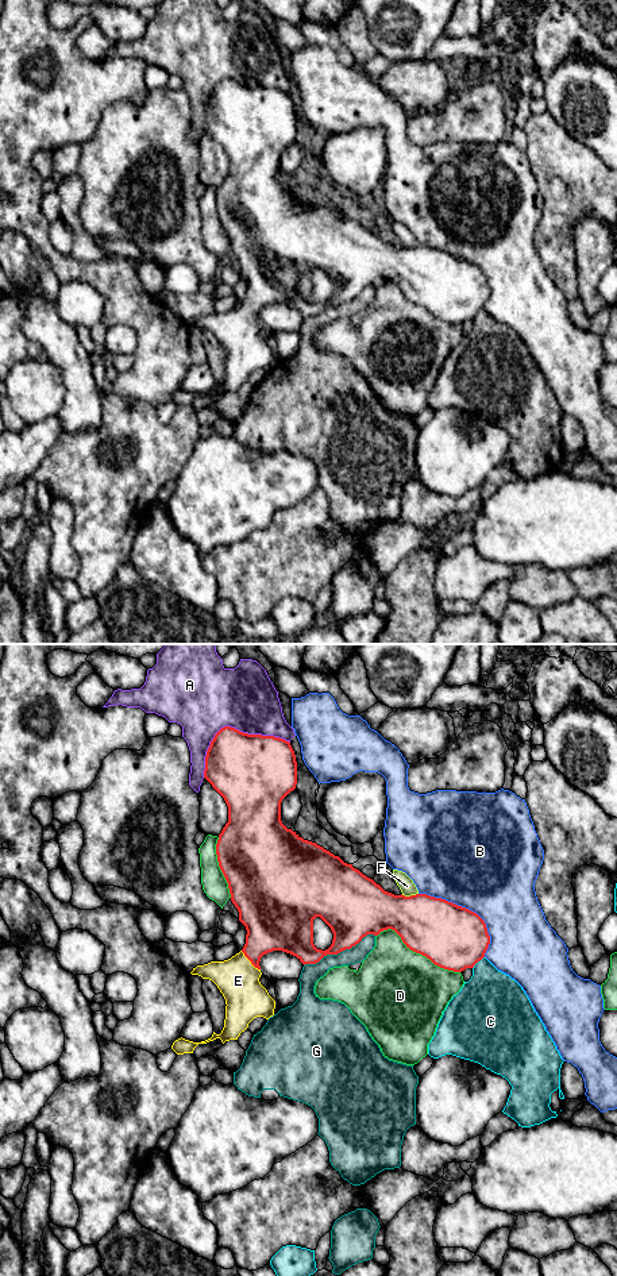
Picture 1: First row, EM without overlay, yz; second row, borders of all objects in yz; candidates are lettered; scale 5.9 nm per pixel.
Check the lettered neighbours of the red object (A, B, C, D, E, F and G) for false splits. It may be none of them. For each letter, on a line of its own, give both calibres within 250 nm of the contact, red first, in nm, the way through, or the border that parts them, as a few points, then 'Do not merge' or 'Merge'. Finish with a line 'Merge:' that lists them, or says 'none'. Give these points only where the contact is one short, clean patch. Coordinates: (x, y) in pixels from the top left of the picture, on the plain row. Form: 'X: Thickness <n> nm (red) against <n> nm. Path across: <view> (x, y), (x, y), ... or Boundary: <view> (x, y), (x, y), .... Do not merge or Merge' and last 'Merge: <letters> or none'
A: Thickness 400 nm (red) against 440 nm. Do not merge
B: Thickness 380 nm (red) against 500 nm. Do not merge
C: Thickness 380 nm (red) against 360 nm. Do not merge
D: Thickness 380 nm (red) against 500 nm. Do not merge
E: Thickness 300 nm (red) against 240 nm. Path across: yz (272, 277), (251, 304), (250, 312), (238, 332). Merge
F: Thickness 360 nm (red) against 90 nm. Do not merge
G: Thickness 320 nm (red) against 110 nm. Do not merge
Merge: E

